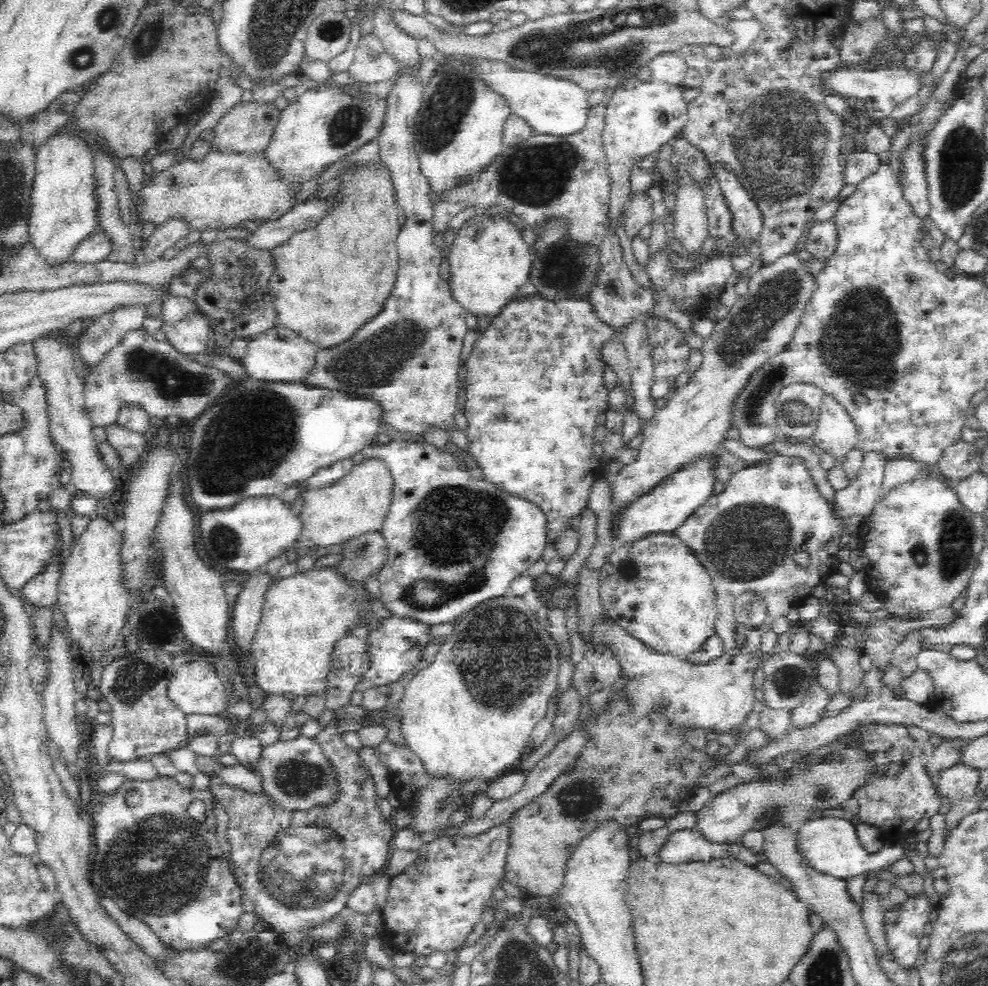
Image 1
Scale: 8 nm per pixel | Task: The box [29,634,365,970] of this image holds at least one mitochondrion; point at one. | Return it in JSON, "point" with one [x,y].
{"point":[155,864]}

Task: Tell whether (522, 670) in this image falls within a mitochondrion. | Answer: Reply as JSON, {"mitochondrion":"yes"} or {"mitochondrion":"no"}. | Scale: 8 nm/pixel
{"mitochondrion":"yes"}

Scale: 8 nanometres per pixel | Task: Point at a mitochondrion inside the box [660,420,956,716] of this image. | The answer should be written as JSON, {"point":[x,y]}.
{"point":[750,543]}

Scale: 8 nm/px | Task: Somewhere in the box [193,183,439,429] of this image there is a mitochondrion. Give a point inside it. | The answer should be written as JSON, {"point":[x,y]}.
{"point":[374,362]}

